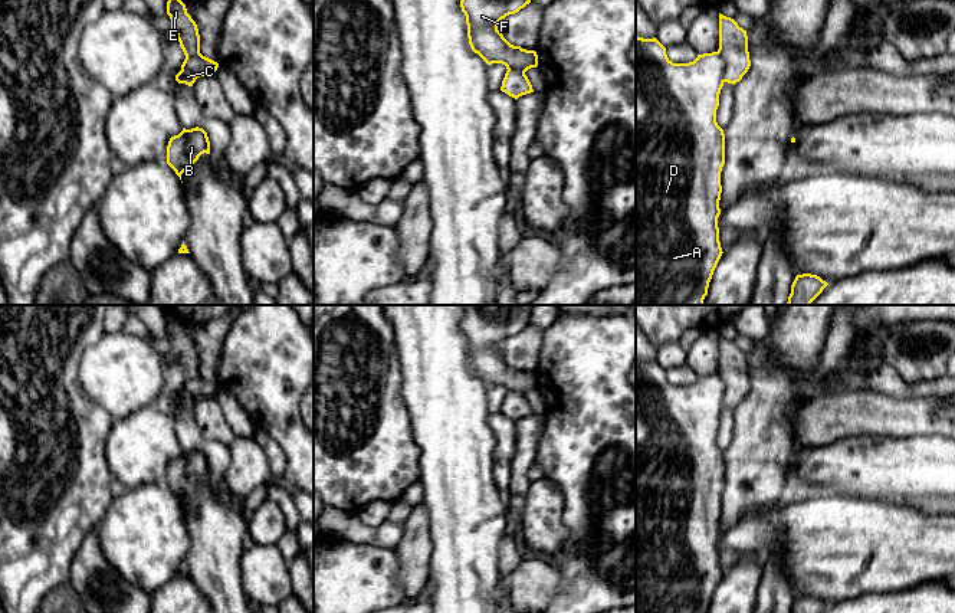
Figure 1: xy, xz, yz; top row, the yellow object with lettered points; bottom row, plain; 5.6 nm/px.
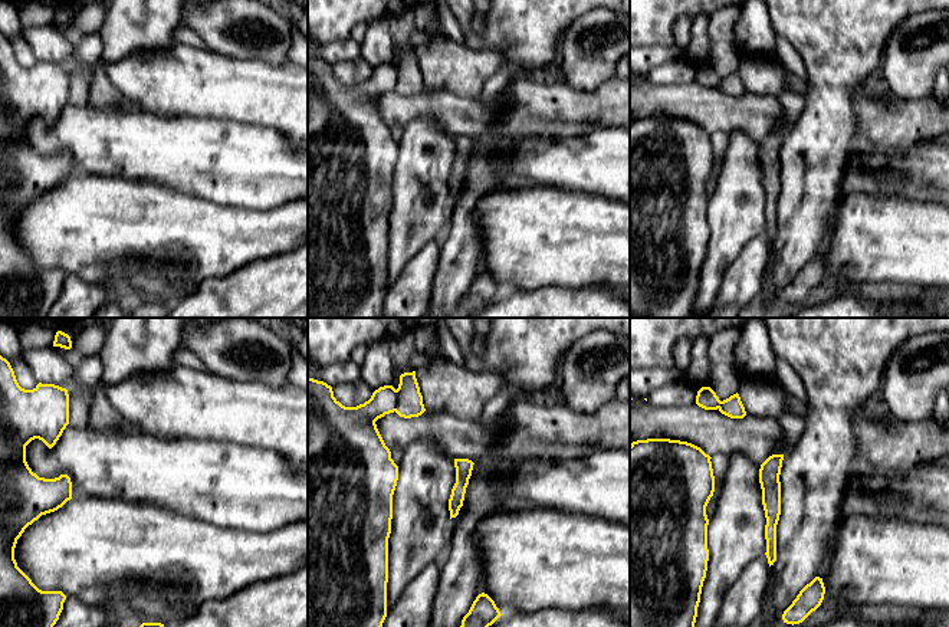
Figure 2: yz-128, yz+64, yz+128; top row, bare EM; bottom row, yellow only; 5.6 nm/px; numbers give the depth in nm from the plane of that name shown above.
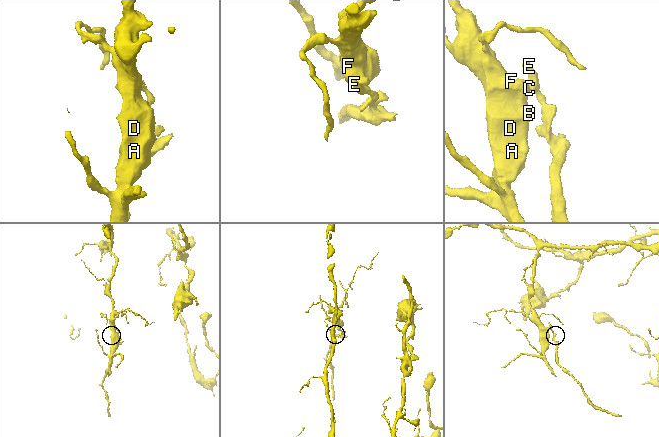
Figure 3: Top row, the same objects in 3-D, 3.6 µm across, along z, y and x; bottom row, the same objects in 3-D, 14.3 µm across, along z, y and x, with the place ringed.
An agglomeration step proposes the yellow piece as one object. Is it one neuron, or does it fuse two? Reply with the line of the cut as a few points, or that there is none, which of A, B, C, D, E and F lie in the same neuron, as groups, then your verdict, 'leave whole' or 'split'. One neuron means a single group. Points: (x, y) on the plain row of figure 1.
cut in yz along (718, 373), (724, 383), (724, 403); A B C D F / E; split

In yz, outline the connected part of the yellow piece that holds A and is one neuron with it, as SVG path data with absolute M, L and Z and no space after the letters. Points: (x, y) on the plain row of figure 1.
M636 357L636 613L708 613L722 578L718 540L722 515L721 494L725 486L725 456L716 445L719 416L723 409L725 383L719 374L698 377L693 384L673 386L666 370L656 361Z

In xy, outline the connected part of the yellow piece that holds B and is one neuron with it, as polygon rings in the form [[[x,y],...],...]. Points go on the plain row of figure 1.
[[[191,450],[170,460],[167,468],[167,486],[181,502],[181,496],[193,488],[201,476],[210,476],[210,463],[203,450]]]

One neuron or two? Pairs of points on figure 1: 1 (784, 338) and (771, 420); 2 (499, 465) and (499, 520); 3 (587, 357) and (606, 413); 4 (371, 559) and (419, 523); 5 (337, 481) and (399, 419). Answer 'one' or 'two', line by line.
1: one
2: two
3: one
4: two
5: one

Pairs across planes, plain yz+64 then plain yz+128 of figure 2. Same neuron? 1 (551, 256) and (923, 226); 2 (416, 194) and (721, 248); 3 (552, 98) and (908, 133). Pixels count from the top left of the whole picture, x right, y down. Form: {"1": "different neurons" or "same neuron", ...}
{"1": "same neuron", "2": "same neuron", "3": "same neuron"}

